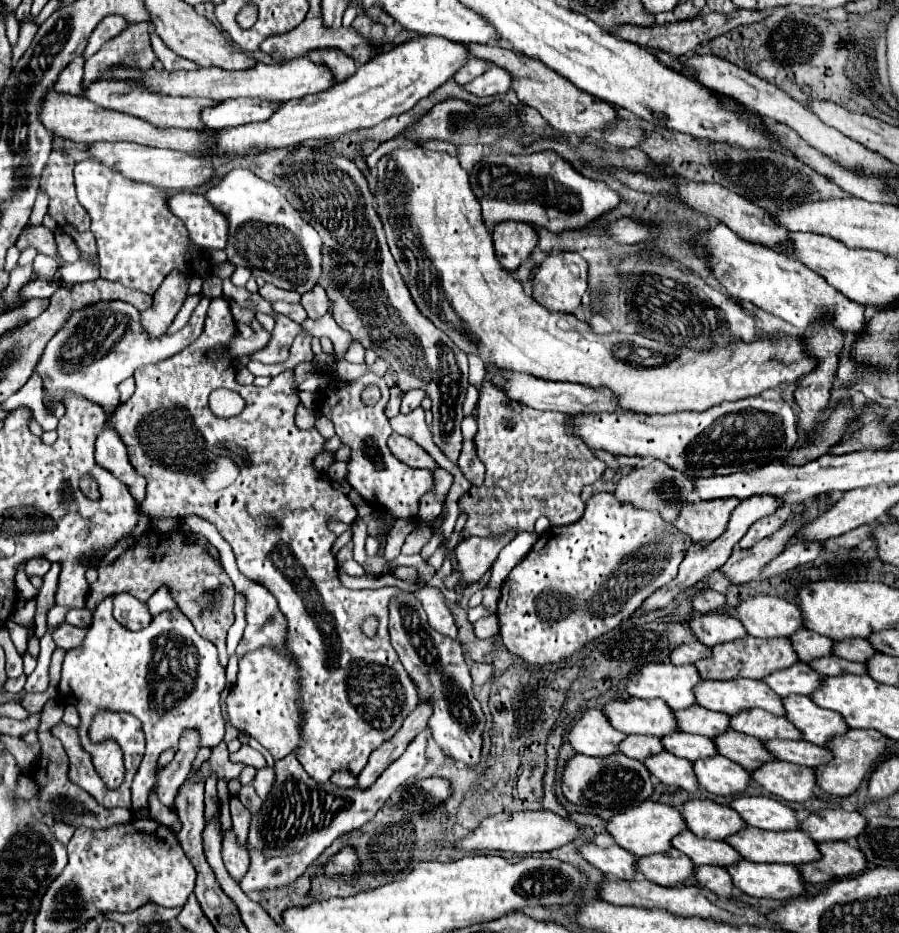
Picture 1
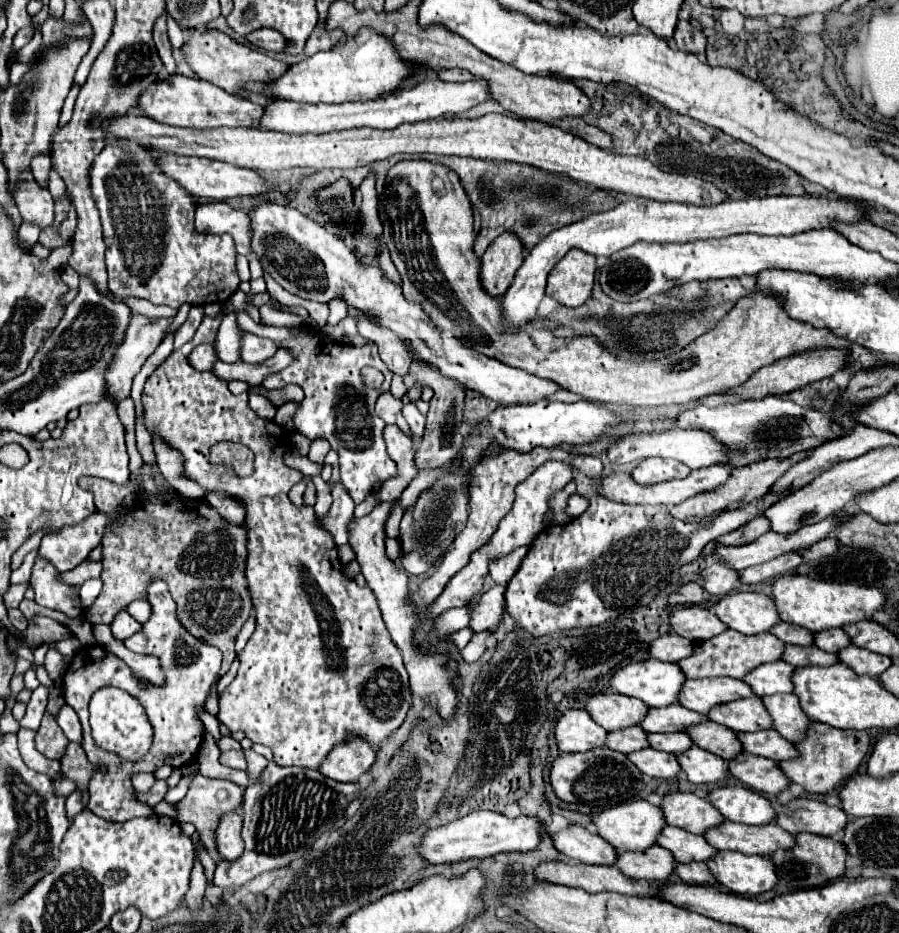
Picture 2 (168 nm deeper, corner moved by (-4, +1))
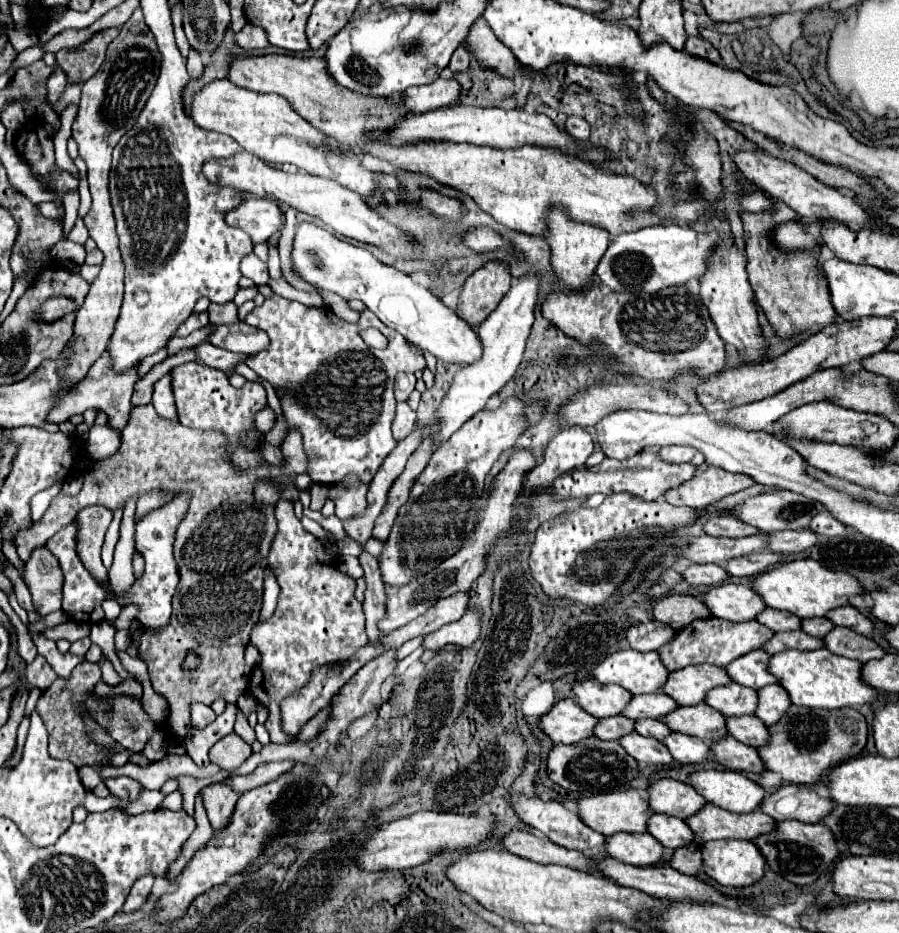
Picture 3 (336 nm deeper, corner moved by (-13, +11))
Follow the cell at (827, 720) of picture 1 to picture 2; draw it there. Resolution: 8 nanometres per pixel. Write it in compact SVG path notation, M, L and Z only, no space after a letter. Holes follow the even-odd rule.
M773 694L763 696L761 700L773 720L773 730L787 740L803 740L811 720L803 714L795 694Z

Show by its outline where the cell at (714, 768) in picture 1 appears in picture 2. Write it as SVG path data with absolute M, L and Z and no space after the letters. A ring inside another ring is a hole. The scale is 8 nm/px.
M689 748L689 752L675 754L681 770L687 774L693 784L715 784L727 776L727 764L701 748Z

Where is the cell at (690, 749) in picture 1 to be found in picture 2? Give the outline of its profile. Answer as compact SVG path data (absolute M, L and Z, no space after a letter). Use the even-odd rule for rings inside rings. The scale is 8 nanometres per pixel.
M673 732L673 734L647 734L647 742L651 748L655 750L663 750L663 752L685 752L687 748L693 746L691 738L683 732Z

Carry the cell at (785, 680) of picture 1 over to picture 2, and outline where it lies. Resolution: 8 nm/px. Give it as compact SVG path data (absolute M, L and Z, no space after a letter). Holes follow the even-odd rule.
M783 660L771 662L771 664L763 664L759 668L755 668L755 672L747 674L743 678L743 682L747 686L751 686L751 690L757 696L769 696L769 694L779 694L779 692L791 692L793 690L793 682L791 682L791 674L793 674L793 666L791 664L783 664Z

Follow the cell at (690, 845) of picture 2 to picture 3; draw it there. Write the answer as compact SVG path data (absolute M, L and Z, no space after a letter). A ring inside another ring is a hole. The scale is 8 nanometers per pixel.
M654 814L648 822L648 832L672 850L694 842L694 832L688 828L688 824L668 814Z

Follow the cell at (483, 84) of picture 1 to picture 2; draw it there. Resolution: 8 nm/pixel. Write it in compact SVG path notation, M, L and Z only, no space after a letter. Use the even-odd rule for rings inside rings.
M427 78L415 82L401 90L399 94L391 94L371 102L345 102L345 104L299 104L291 100L275 100L265 108L261 118L261 128L277 130L287 134L325 134L325 132L339 132L349 128L377 128L377 130L391 130L405 122L421 122L441 116L453 116L465 112L489 98L487 84L483 80L469 80L469 82L443 82L439 78Z

